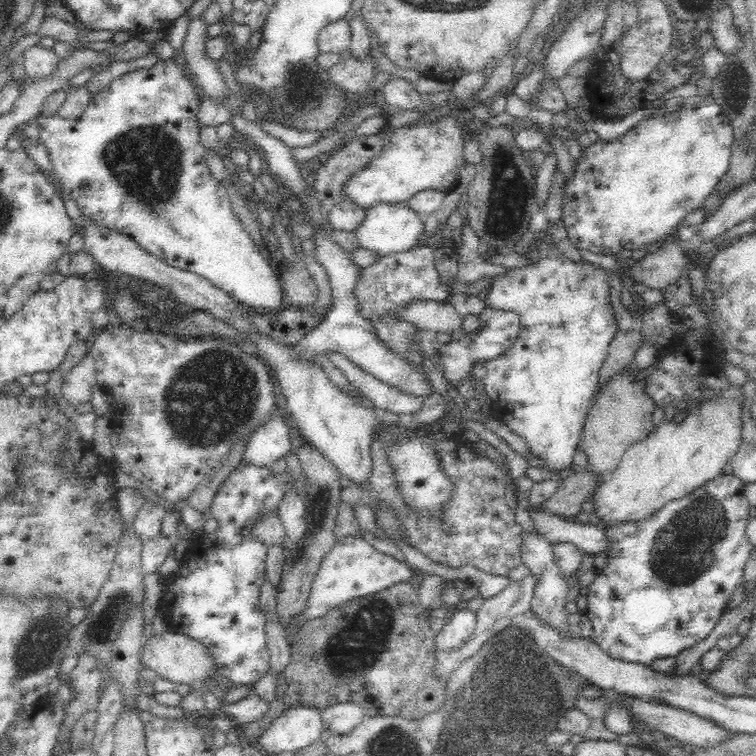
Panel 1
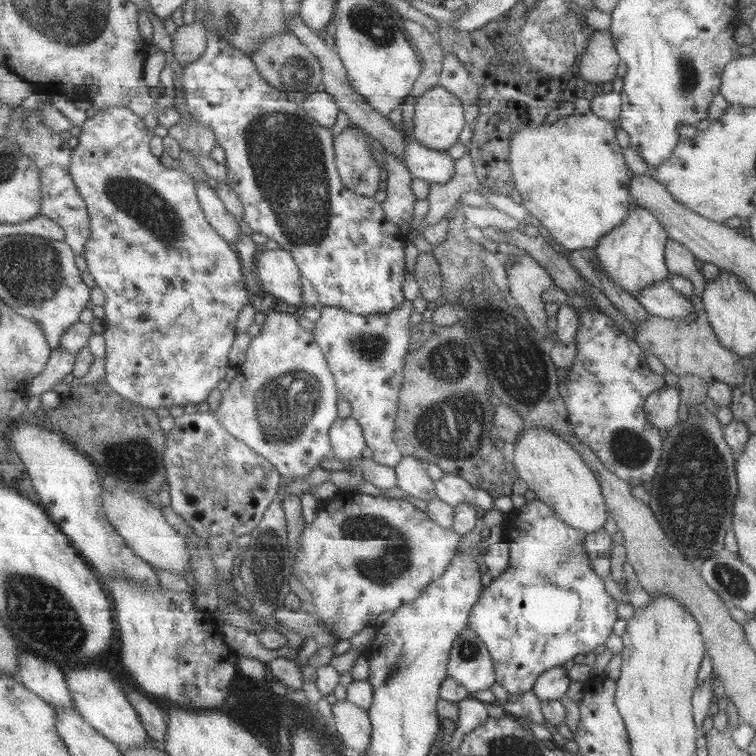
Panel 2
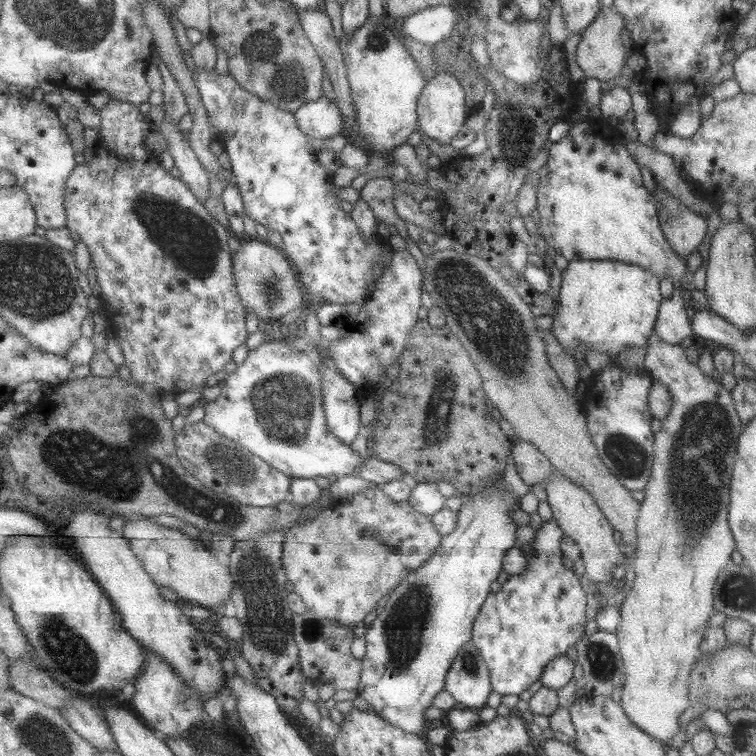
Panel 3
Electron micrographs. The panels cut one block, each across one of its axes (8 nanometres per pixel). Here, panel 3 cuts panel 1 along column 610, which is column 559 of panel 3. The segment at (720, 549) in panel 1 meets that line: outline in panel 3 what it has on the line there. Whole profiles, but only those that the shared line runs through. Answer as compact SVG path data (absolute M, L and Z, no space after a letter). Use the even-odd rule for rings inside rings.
M555 520L542 522L535 531L525 568L519 574L509 575L500 591L489 593L485 597L479 614L473 621L471 642L479 650L480 657L488 668L490 688L501 696L518 696L527 690L531 684L540 680L547 662L565 655L567 648L577 644L577 641L591 628L590 621L585 615L586 593L581 589L579 576L562 564L564 557L559 545L563 535Z

